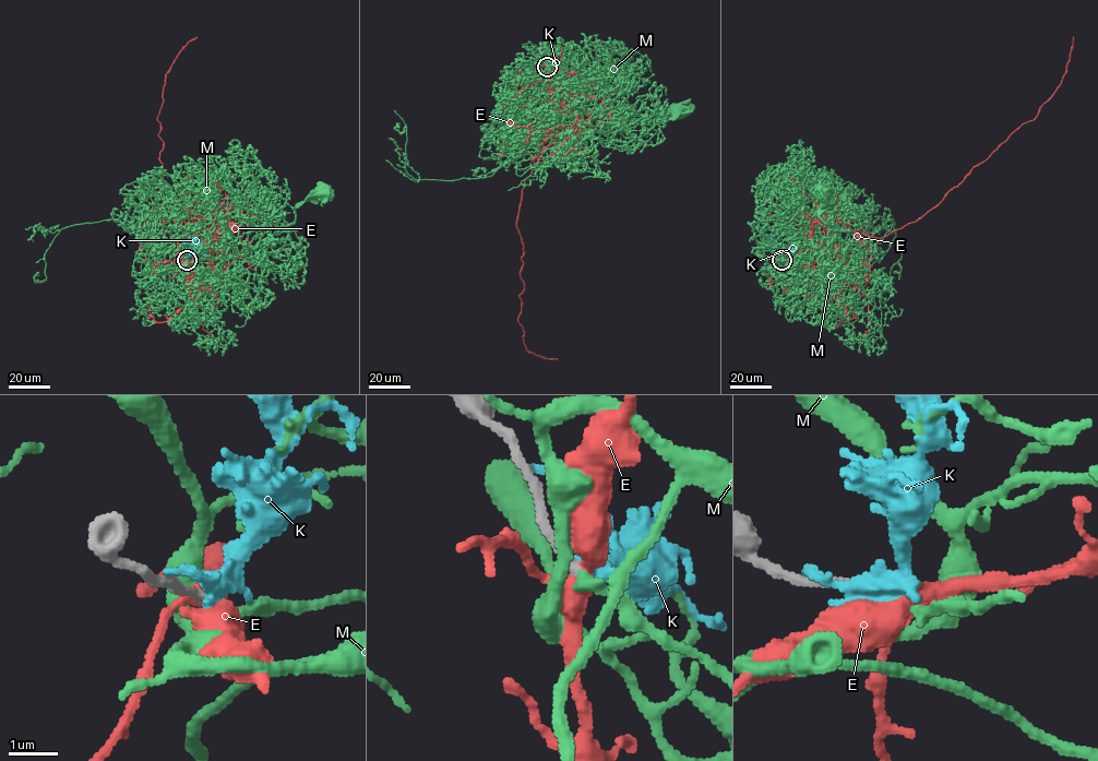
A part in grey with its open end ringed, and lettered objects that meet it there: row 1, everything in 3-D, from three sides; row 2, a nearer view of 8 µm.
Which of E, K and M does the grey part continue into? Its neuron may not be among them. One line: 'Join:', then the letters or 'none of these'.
Join: M

